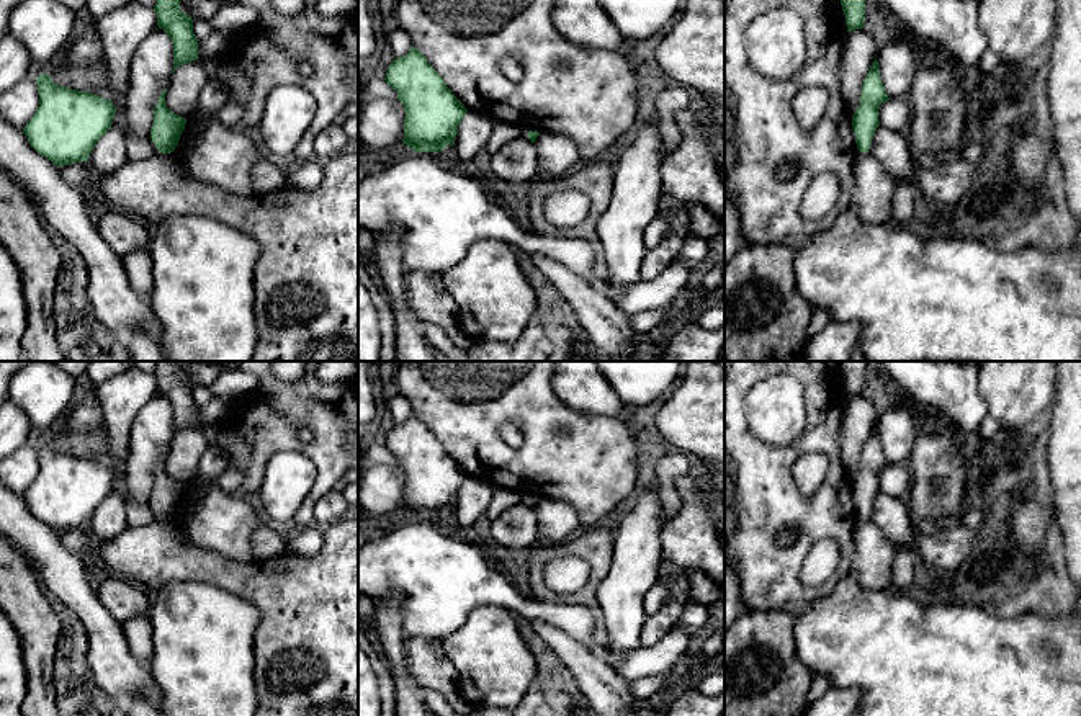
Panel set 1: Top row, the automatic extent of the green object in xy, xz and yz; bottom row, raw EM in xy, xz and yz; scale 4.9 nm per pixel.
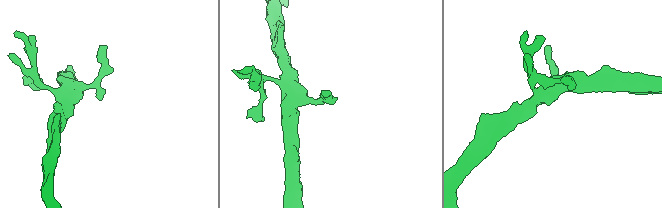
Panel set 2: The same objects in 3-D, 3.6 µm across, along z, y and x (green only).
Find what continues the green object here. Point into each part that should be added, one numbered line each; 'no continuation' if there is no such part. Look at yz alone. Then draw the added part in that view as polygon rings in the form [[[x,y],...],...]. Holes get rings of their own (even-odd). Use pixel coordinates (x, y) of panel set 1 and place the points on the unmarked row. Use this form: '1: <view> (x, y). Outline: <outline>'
no continuation

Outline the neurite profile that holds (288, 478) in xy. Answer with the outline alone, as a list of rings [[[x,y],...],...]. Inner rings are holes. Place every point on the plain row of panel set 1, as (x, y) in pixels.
[[[276,453],[267,463],[258,489],[265,512],[278,523],[293,523],[316,479],[317,469],[303,453]]]

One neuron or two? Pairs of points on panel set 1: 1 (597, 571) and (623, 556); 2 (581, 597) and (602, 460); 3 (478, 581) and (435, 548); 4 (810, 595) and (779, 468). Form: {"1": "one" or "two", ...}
{"1": "two", "2": "two", "3": "one", "4": "one"}

